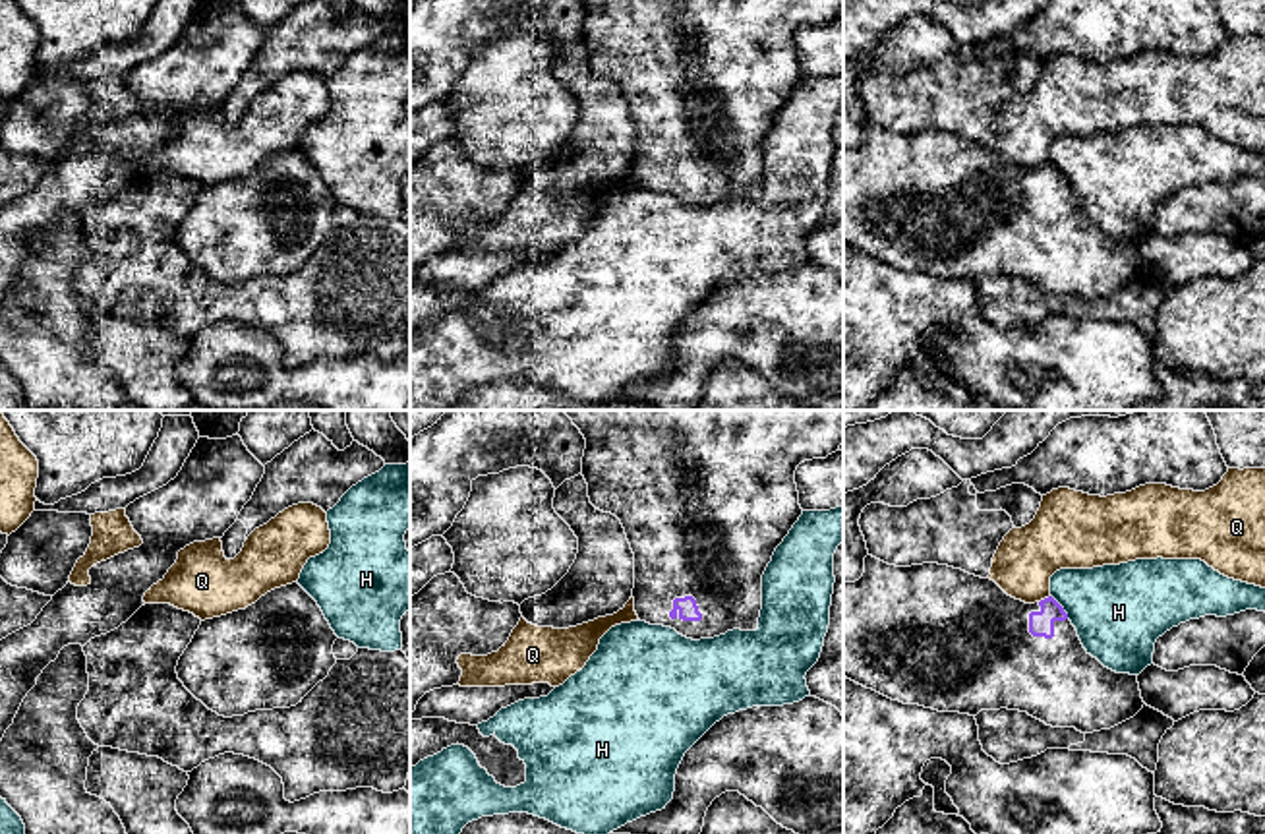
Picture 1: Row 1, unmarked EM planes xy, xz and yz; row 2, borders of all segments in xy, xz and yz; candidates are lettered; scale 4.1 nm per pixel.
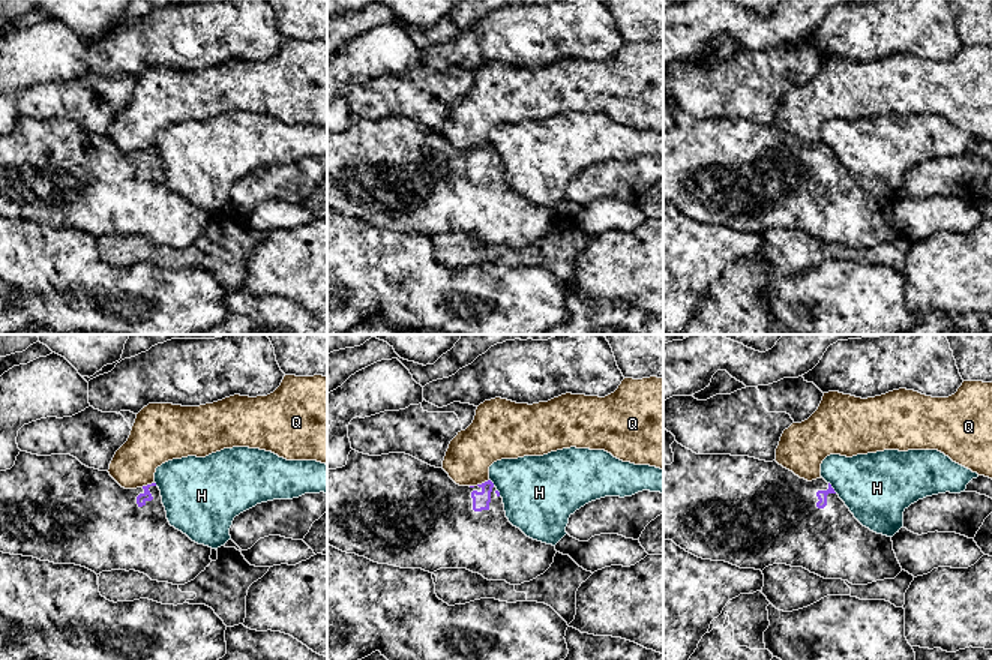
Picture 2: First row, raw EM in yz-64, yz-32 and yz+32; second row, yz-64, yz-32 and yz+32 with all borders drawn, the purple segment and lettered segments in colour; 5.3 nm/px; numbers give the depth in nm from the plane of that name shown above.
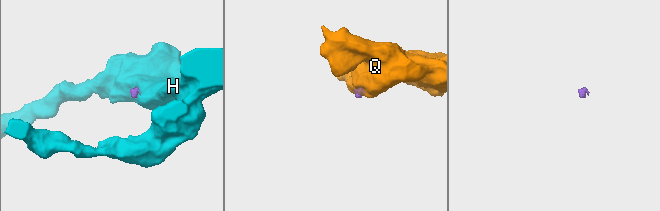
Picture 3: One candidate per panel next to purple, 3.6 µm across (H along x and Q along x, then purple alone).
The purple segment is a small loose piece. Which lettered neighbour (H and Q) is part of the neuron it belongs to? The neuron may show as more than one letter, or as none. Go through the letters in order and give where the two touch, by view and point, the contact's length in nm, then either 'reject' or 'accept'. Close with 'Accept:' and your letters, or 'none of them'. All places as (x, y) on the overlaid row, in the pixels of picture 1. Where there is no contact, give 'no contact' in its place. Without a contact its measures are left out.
H: yz (1060, 606) | 130 nm | reject
Q: yz (1045, 598) | 60 nm | reject
Accept: none of them

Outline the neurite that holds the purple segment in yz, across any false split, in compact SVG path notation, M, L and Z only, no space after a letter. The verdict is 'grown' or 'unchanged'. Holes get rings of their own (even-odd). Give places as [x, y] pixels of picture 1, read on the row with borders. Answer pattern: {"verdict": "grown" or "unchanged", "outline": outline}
{"verdict": "grown", "outline": "M872 555L865 557L865 573L859 581L843 582L843 677L903 704L919 704L938 712L959 712L969 716L977 716L981 710L1008 708L1027 712L1046 726L1075 728L1081 733L1110 730L1133 718L1145 704L1141 699L1137 675L1116 673L1093 658L1083 648L1075 627L1068 619L1068 613L1052 596L1035 604L1025 604L1008 596L994 581L969 575L961 569L938 563L896 567Z"}

